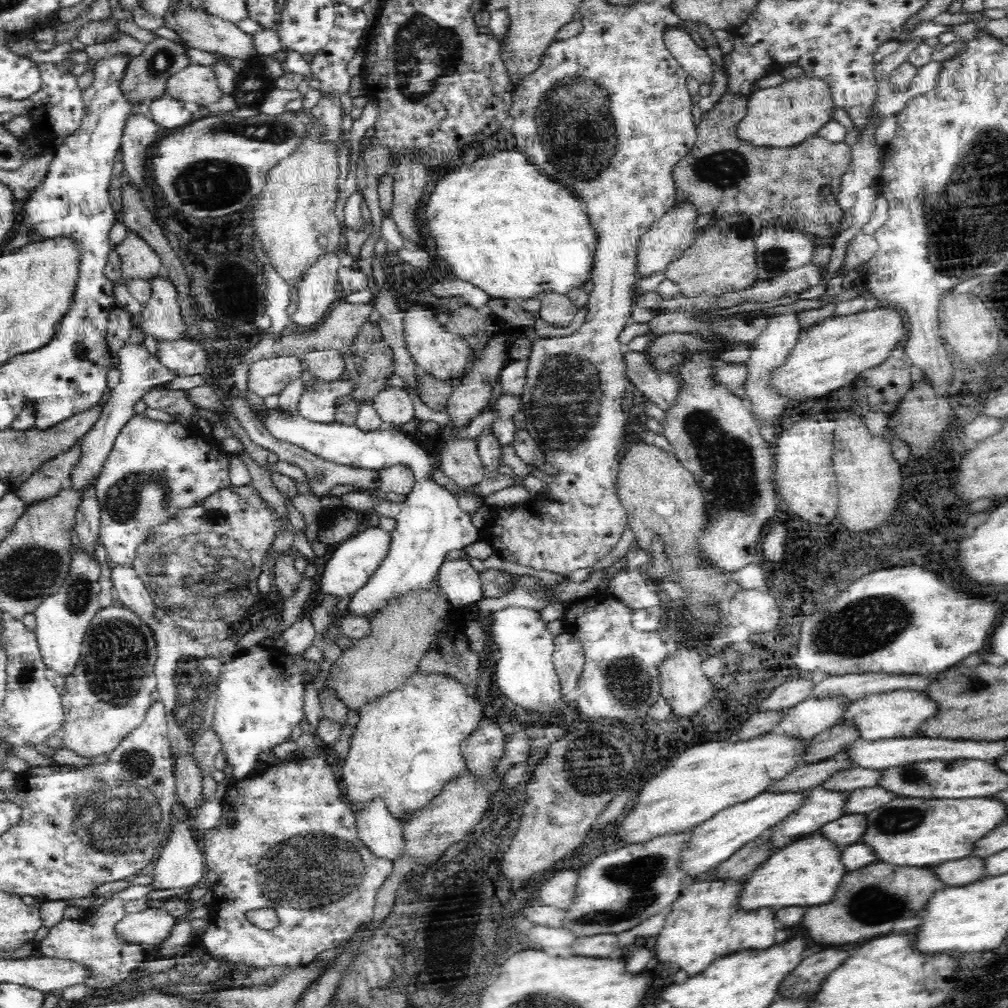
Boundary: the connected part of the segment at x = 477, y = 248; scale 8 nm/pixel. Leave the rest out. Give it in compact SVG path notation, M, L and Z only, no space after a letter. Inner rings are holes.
M496 150L492 154L486 154L482 158L478 158L474 164L462 164L458 170L454 170L452 174L444 174L440 176L440 180L436 182L434 190L430 192L424 210L422 210L422 222L426 228L426 234L434 240L434 248L438 252L438 258L448 262L454 270L454 274L466 282L470 282L473 286L484 290L492 299L536 299L542 298L544 295L551 293L562 294L568 296L572 288L583 288L586 280L590 280L593 264L593 250L596 248L596 233L589 224L589 217L585 215L583 205L576 196L572 196L562 184L552 182L548 176L544 176L540 172L540 168L528 162L528 158L524 153L508 152L508 150Z

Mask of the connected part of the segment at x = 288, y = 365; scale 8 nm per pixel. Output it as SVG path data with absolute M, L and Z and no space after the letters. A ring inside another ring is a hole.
M278 355L251 363L247 375L248 391L262 398L279 395L288 382L304 377L301 360L302 357Z

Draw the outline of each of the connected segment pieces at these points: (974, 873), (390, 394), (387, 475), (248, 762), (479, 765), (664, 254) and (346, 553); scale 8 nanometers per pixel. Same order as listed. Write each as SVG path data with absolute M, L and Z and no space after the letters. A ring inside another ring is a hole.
M968 856L968 858L960 858L954 862L944 862L940 864L936 870L936 876L952 886L952 884L972 884L972 880L980 880L984 876L984 860L976 858L976 856Z
M388 387L376 395L373 410L385 426L402 425L414 419L414 402L404 387Z
M404 464L389 465L378 470L379 483L376 489L380 492L394 492L400 496L411 497L415 491L416 482L413 470Z
M256 644L244 650L238 648L234 658L220 667L216 677L217 702L211 729L219 736L227 764L232 766L235 781L255 772L258 756L272 752L274 746L287 742L292 730L299 726L304 713L306 680L316 678L321 672L318 662L304 656L291 656L277 646Z
M481 720L480 726L461 744L466 767L477 776L488 777L504 750L504 733L496 722Z
M684 202L680 206L674 204L667 214L650 226L648 232L639 238L640 242L637 245L636 280L665 271L667 264L684 254L684 250L692 244L692 238L696 234L697 216L696 207L691 206L689 202Z
M375 524L366 525L352 537L341 541L336 546L334 554L330 556L330 560L326 562L326 570L320 578L322 592L326 595L330 594L344 598L360 590L369 576L376 572L380 562L384 560L385 553L388 552L388 544L388 531L380 529Z

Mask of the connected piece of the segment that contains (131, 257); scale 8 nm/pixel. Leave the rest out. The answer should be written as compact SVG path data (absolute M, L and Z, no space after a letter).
M130 233L114 246L121 260L124 283L134 278L148 280L156 273L163 273L162 259L139 234Z

